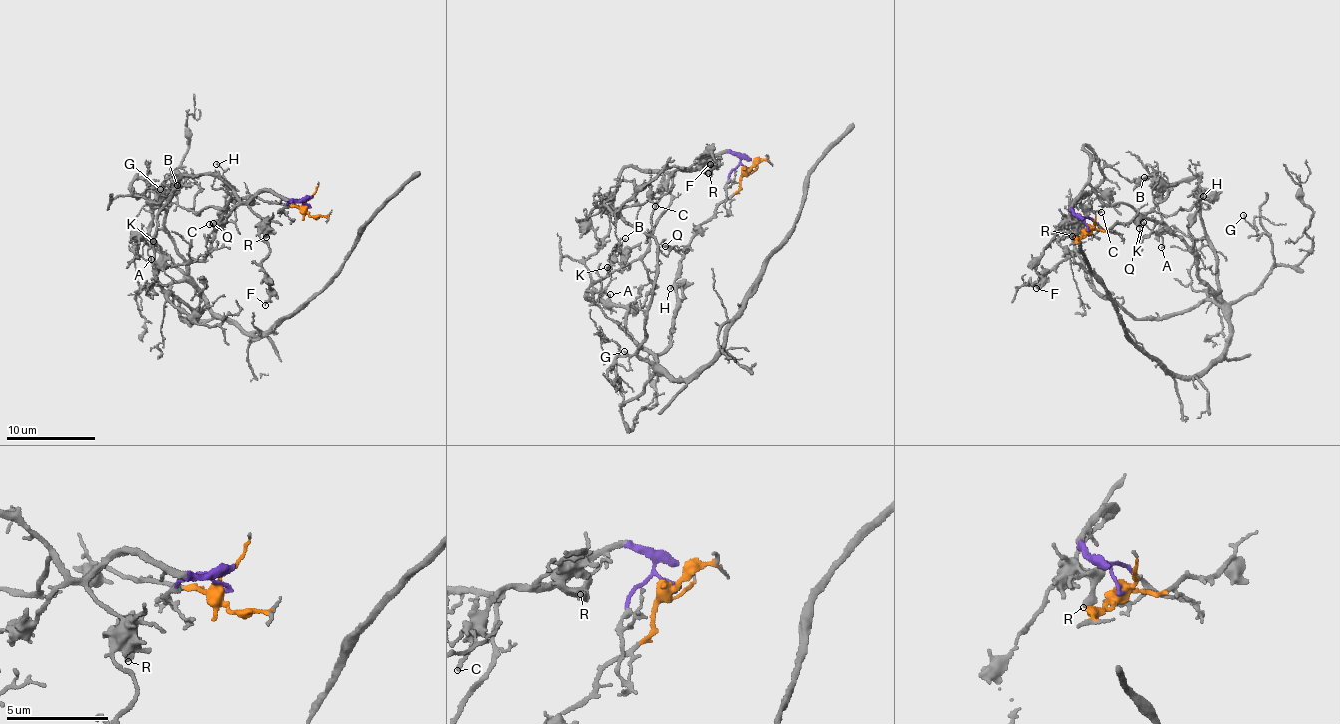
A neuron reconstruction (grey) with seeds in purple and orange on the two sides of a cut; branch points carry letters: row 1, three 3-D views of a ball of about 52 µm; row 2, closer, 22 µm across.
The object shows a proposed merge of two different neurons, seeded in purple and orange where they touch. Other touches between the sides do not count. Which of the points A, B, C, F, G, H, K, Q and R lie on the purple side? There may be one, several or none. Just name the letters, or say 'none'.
B, C, F, R

